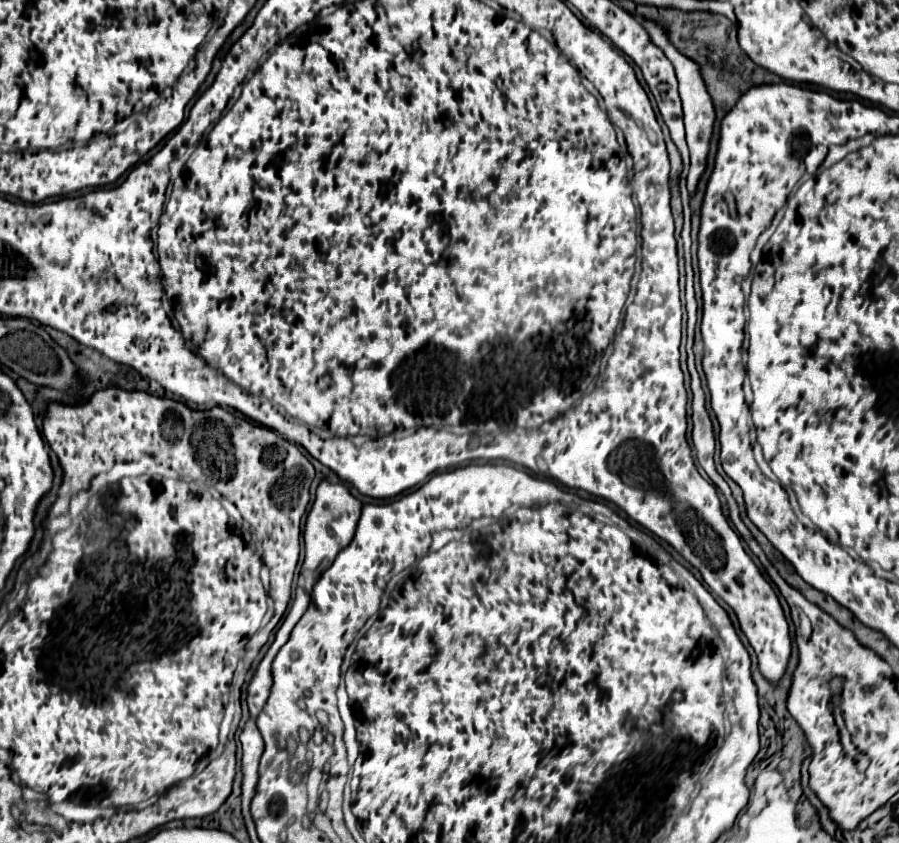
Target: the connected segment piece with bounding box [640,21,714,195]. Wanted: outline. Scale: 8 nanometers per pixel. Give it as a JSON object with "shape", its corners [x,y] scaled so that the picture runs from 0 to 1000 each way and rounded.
{"shape":[[[712,25],[723,46],[739,60],[739,65],[747,72],[750,82],[752,82],[752,91],[754,91],[754,98],[756,98],[756,117],[759,117],[759,127],[761,127],[761,148],[763,148],[763,168],[768,181],[768,200],[765,205],[765,227],[768,231],[772,231],[774,227],[774,217],[779,212],[785,199],[785,191],[788,184],[788,170],[790,170],[790,160],[792,160],[792,146],[794,146],[794,125],[792,125],[792,117],[790,113],[785,110],[785,103],[783,103],[783,96],[779,91],[779,82],[772,72],[768,72],[765,68],[761,68],[759,63],[754,63],[745,49],[741,46],[739,42],[739,34],[727,30],[727,27],[721,27],[721,25]]]}

